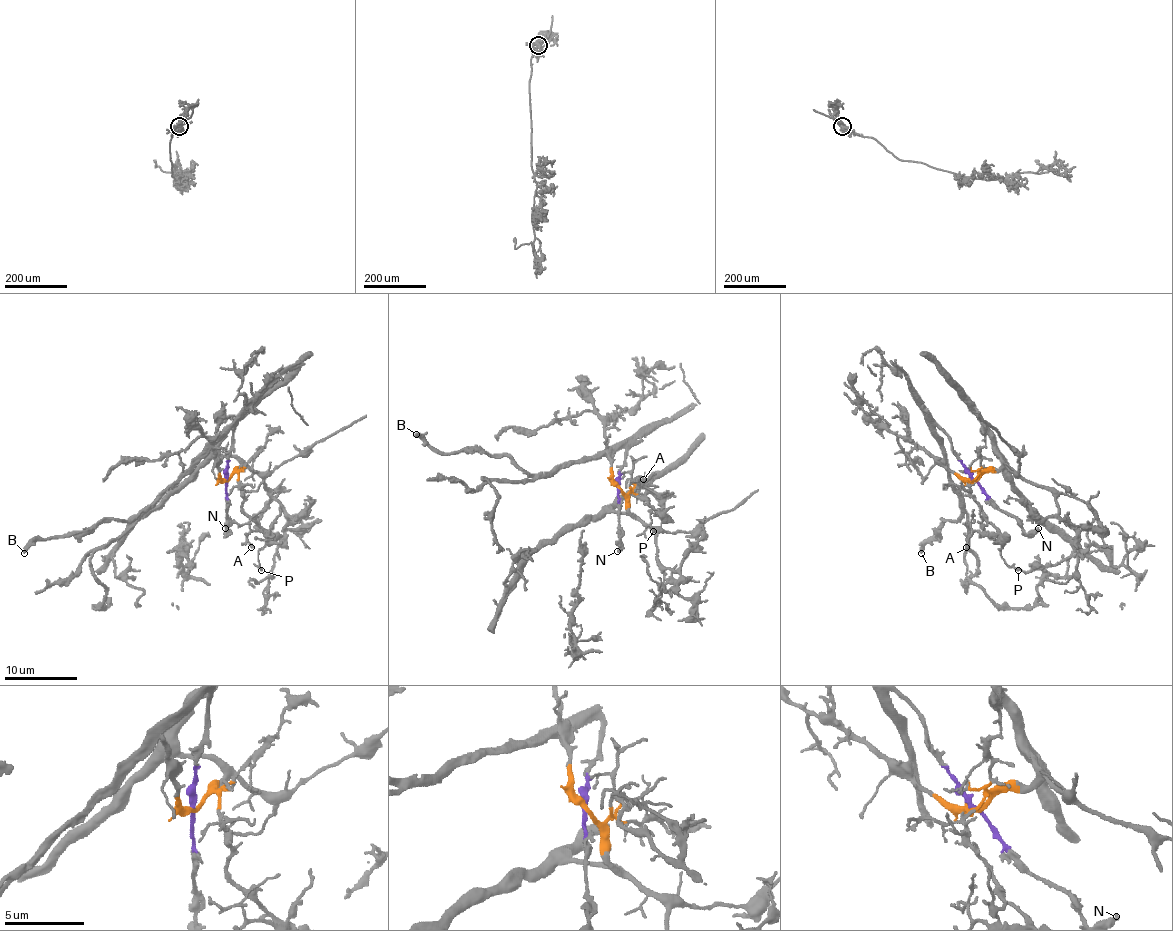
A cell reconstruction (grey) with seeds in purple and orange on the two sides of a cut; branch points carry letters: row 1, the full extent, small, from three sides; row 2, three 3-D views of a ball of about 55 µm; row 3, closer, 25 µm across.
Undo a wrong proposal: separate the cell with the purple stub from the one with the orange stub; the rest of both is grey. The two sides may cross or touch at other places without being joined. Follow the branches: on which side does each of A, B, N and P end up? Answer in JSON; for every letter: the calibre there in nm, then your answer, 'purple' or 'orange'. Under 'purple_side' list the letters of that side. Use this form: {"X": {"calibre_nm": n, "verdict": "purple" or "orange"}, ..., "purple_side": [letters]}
{"A": {"calibre_nm": 120, "verdict": "orange"}, "B": {"calibre_nm": 400, "verdict": "purple"}, "N": {"calibre_nm": 320, "verdict": "purple"}, "P": {"calibre_nm": 120, "verdict": "orange"}, "purple_side": ["B", "N"]}

